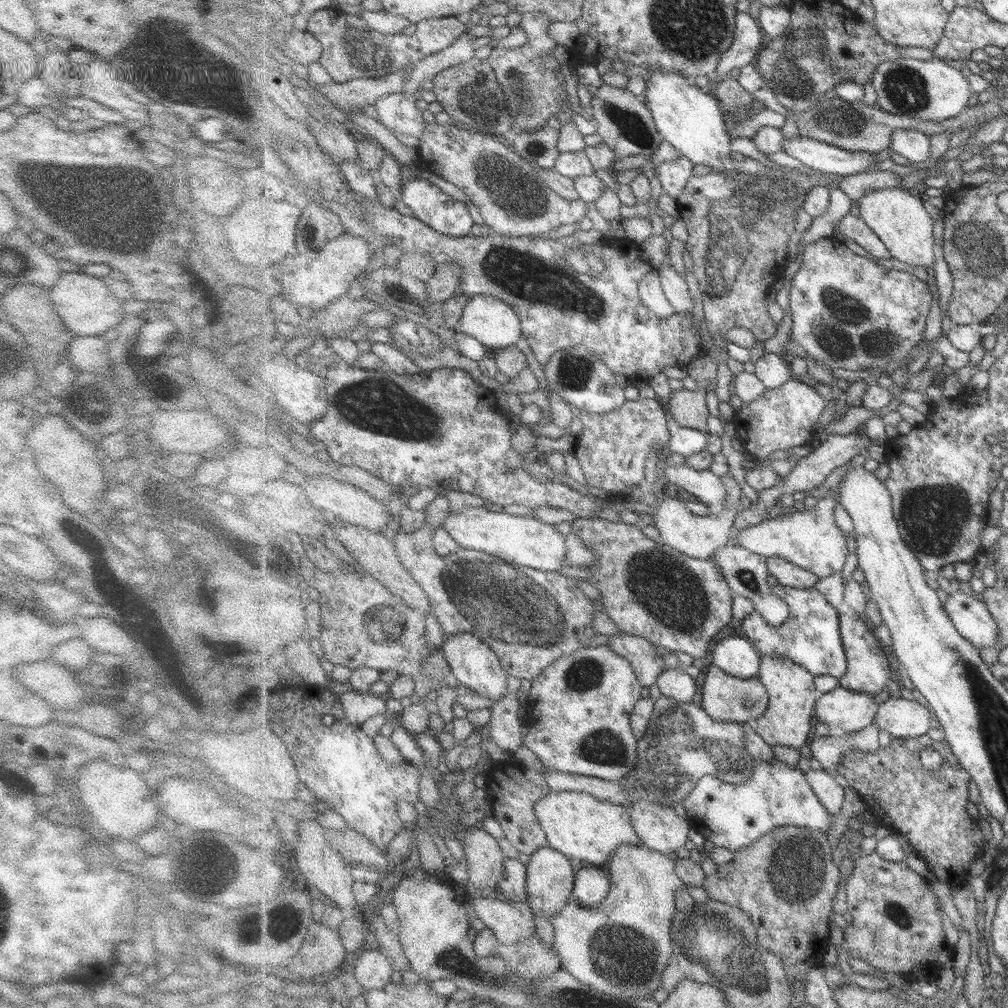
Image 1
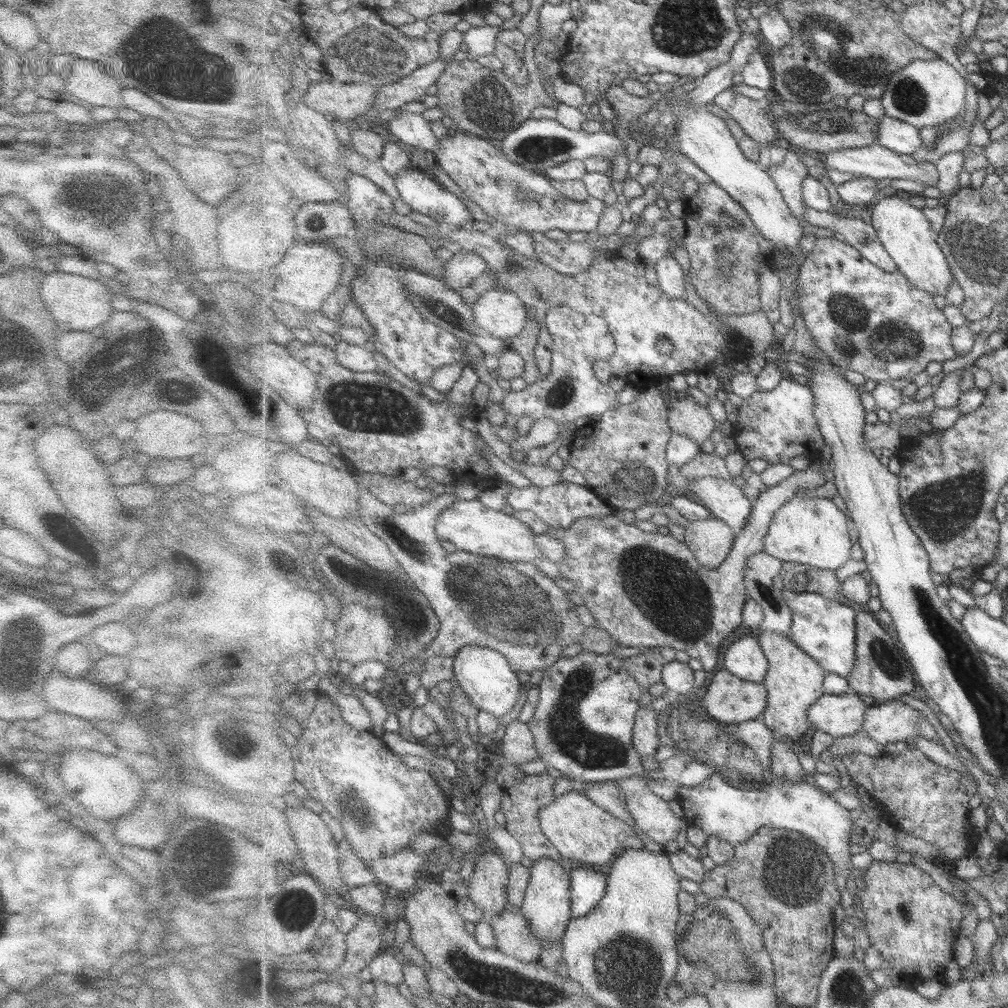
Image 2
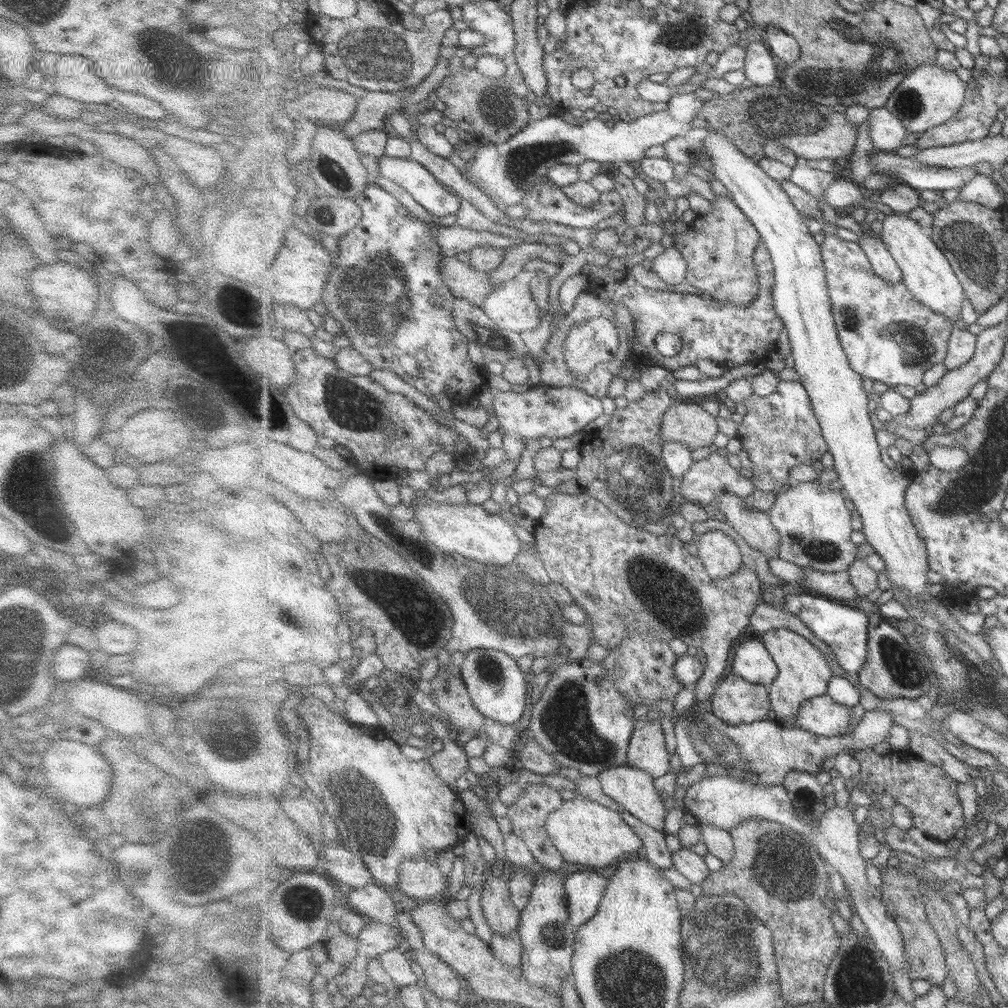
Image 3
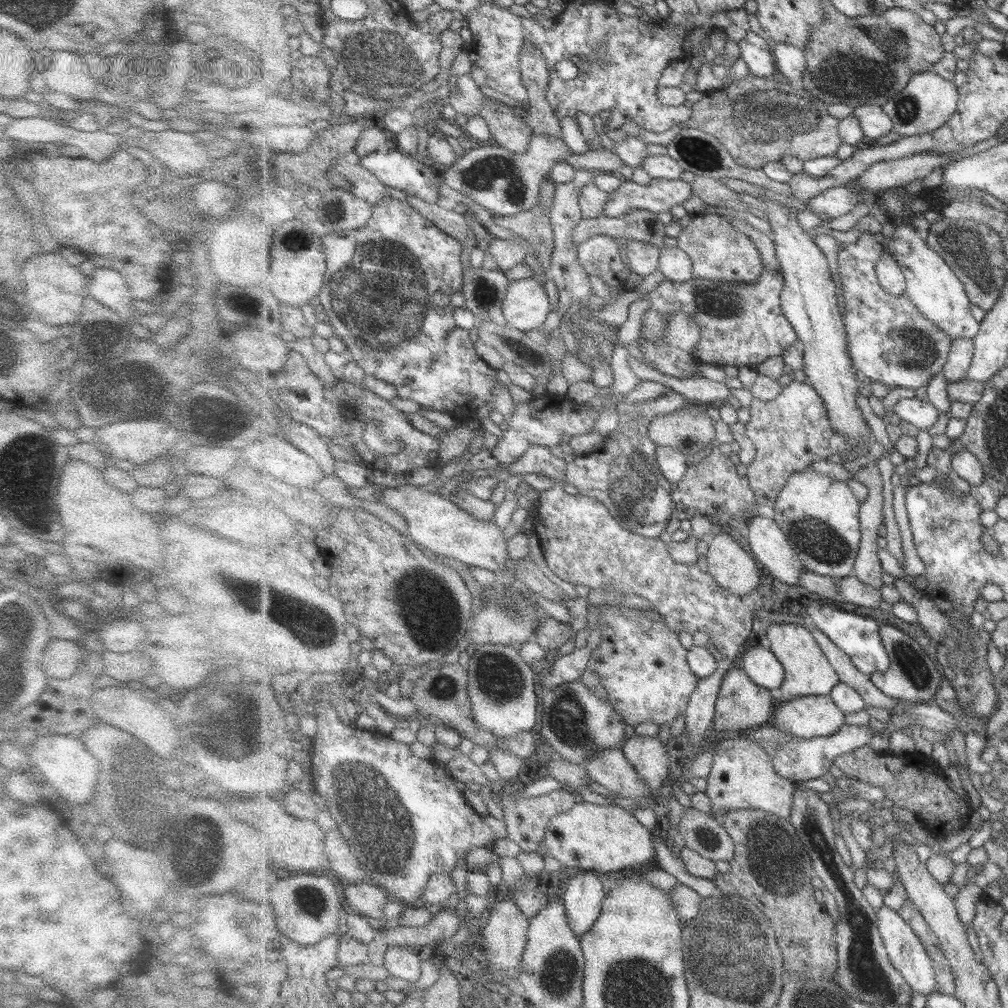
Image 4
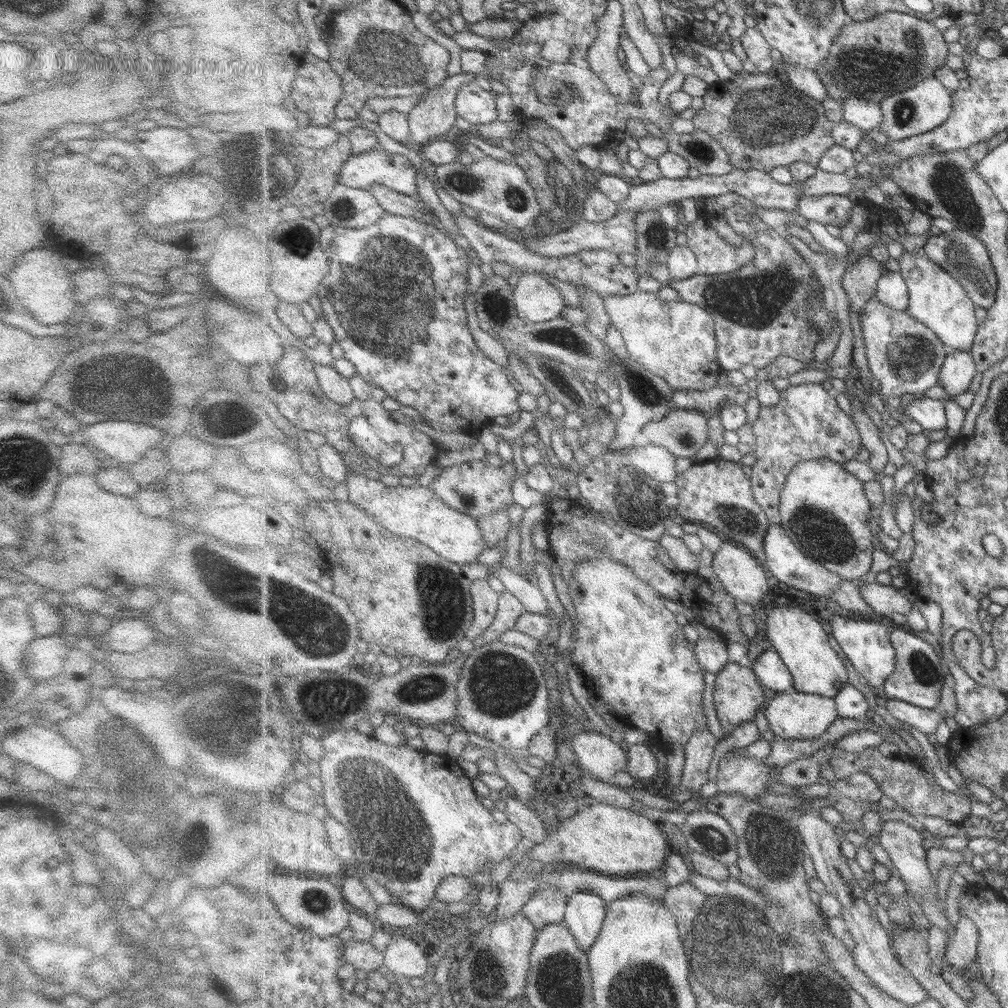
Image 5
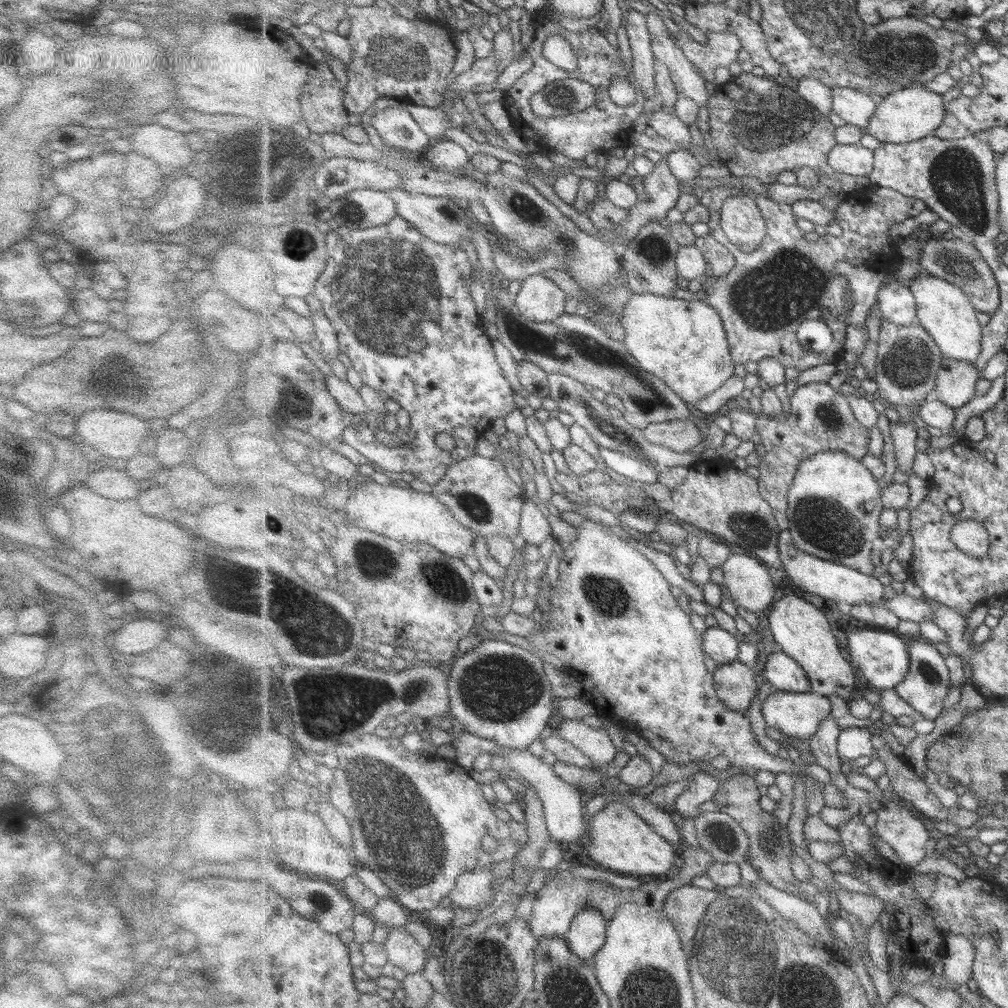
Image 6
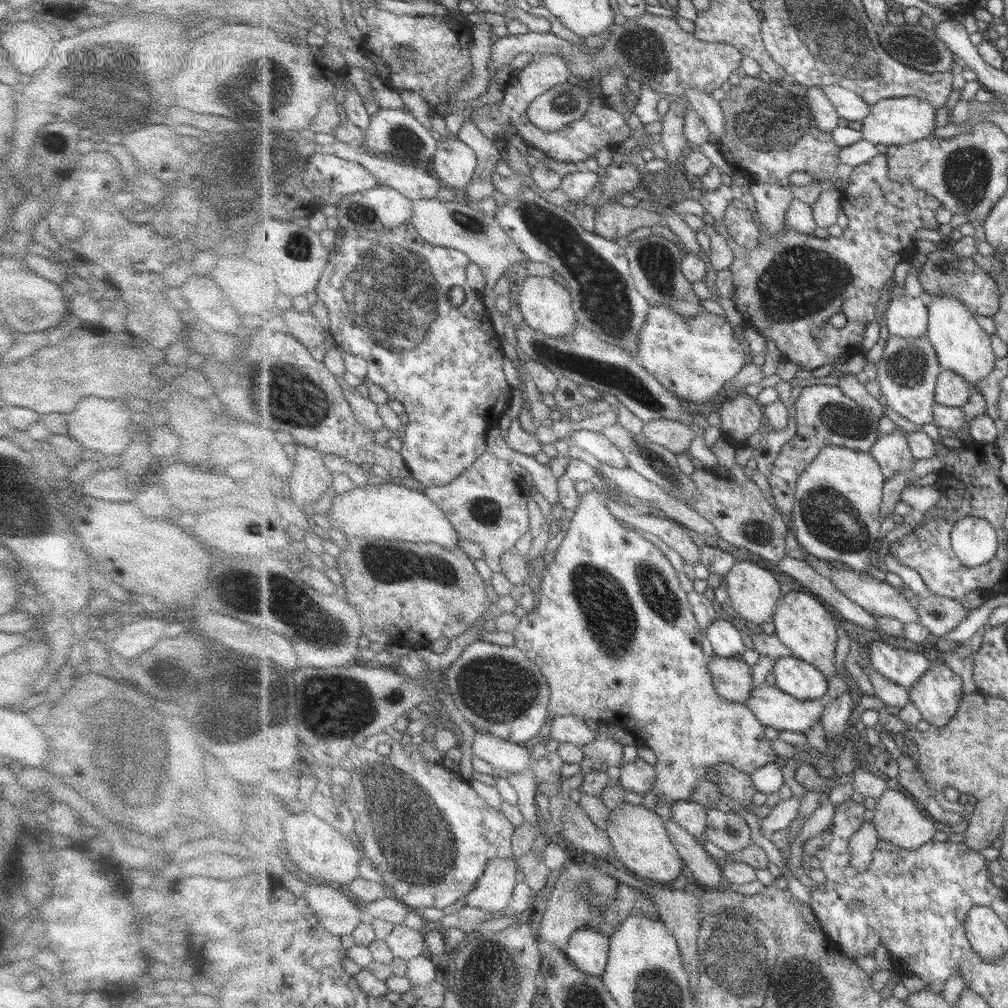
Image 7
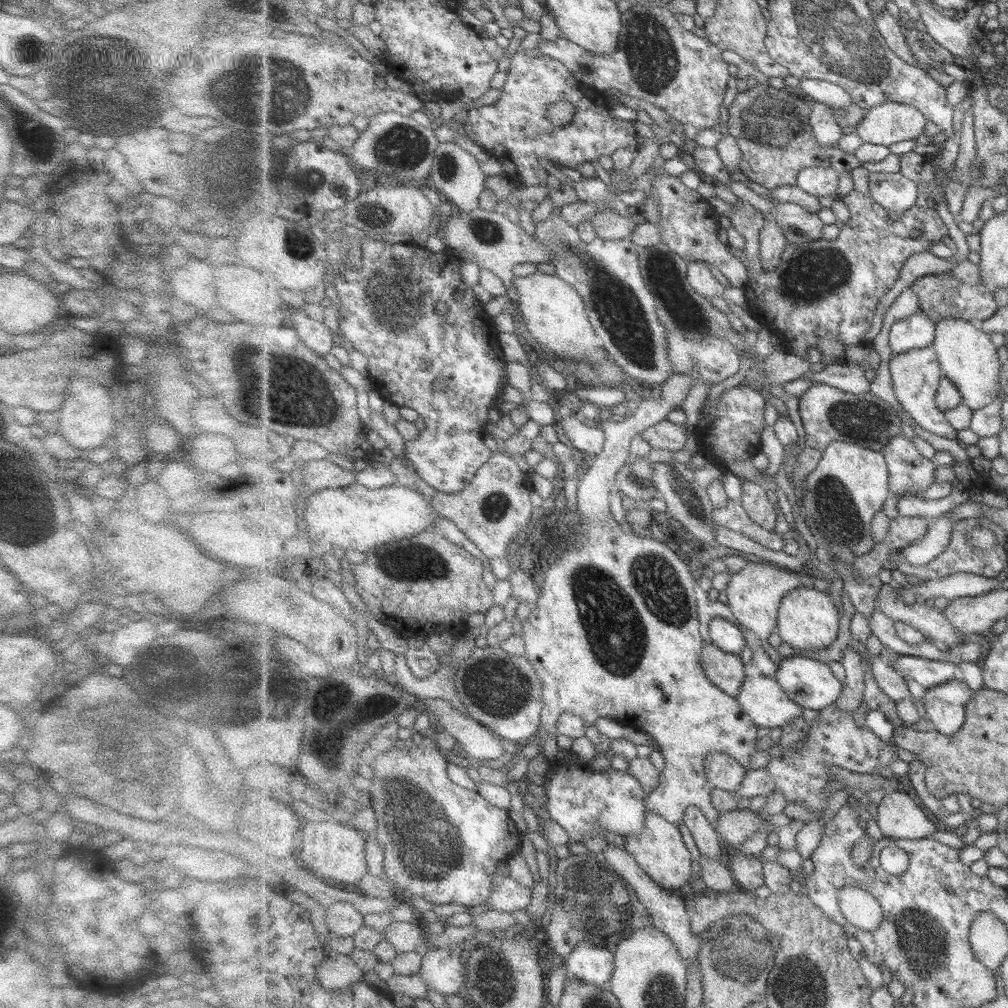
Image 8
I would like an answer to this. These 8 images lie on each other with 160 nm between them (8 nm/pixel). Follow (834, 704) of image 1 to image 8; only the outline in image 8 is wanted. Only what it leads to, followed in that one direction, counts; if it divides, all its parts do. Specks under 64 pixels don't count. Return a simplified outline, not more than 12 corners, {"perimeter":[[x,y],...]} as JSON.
{"perimeter":[[748,675],[737,700],[757,727],[803,714],[775,677]]}

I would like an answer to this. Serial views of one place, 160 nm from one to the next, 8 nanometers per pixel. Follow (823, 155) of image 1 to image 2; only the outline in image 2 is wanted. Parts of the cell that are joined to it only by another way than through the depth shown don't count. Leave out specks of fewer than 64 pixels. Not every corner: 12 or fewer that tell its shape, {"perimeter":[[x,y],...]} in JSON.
{"perimeter":[[879,143],[825,152],[826,168],[937,187],[934,160],[919,161]]}

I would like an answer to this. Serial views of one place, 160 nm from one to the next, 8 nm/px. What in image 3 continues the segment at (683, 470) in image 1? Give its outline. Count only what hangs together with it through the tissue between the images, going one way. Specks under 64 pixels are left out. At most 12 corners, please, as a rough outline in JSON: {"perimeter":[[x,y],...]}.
{"perimeter":[[743,497],[718,498],[734,534],[762,554],[781,536],[766,510],[750,510]]}

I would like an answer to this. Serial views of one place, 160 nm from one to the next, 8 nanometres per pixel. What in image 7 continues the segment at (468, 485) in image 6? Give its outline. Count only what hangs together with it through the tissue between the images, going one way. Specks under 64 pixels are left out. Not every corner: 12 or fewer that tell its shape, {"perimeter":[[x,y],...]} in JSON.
{"perimeter":[[489,450],[424,492],[494,573],[530,533],[529,494]]}

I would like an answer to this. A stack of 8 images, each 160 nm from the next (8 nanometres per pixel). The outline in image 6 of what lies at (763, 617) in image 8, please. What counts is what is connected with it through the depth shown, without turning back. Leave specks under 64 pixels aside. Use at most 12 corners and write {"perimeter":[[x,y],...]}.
{"perimeter":[[731,553],[726,590],[749,612],[773,604],[775,584],[757,557]]}

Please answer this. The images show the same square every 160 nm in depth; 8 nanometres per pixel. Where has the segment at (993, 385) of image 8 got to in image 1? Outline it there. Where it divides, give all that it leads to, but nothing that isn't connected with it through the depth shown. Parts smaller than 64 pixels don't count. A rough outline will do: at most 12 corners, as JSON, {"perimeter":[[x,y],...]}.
{"perimeter":[[895,187],[862,192],[859,216],[893,259],[932,272],[934,212]]}

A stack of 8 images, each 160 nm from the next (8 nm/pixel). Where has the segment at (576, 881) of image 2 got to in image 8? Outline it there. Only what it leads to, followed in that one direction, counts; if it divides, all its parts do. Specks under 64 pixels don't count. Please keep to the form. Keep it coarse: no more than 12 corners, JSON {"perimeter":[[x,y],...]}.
{"perimeter":[[580,942],[564,959],[568,980],[606,988],[614,949]]}

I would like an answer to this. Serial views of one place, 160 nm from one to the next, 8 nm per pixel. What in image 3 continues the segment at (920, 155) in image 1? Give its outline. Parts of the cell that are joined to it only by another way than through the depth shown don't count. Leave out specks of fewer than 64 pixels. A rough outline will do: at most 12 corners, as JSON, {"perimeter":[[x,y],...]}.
{"perimeter":[[886,106],[870,109],[868,136],[893,152],[909,133]]}

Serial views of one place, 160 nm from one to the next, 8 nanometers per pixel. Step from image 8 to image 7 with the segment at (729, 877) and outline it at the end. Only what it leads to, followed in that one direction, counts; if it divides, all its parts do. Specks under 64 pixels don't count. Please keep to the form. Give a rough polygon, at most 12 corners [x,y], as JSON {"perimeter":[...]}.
{"perimeter":[[673,819],[666,827],[697,885],[720,890],[721,865]]}

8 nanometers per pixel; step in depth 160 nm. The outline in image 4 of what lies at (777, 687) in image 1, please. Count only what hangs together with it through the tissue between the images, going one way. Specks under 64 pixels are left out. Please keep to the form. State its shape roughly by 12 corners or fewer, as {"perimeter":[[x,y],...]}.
{"perimeter":[[803,624],[763,635],[784,666],[778,702],[828,696],[840,675]]}

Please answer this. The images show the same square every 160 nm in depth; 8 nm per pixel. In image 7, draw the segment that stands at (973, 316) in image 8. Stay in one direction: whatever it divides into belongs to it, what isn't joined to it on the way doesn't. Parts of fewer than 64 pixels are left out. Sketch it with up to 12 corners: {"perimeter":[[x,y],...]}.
{"perimeter":[[949,243],[923,257],[932,297],[955,297],[973,315],[1000,310],[995,276]]}

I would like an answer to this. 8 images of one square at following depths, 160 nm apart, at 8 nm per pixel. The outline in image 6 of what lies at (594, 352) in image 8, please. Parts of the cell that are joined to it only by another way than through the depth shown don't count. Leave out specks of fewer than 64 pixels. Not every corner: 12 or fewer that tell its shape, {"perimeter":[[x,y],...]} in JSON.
{"perimeter":[[537,274],[521,282],[514,300],[537,323],[566,314],[566,294]]}

